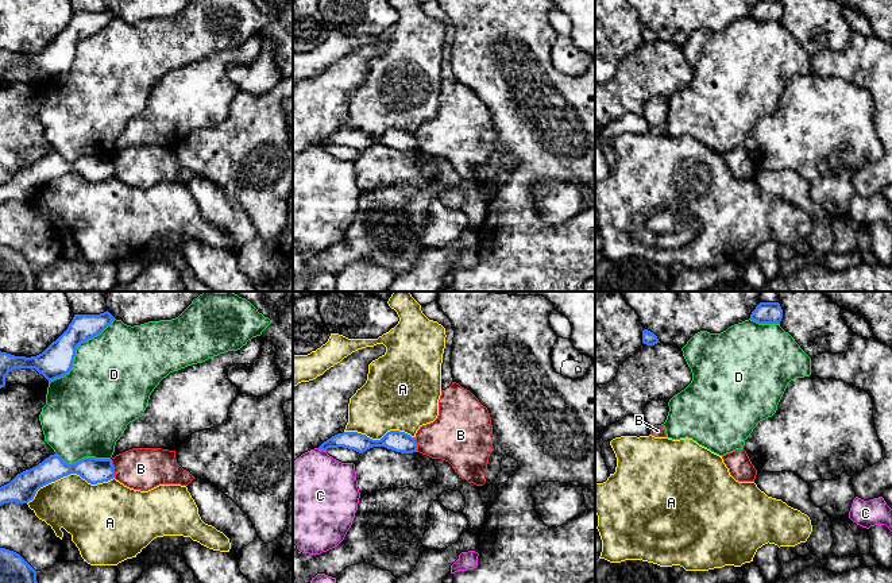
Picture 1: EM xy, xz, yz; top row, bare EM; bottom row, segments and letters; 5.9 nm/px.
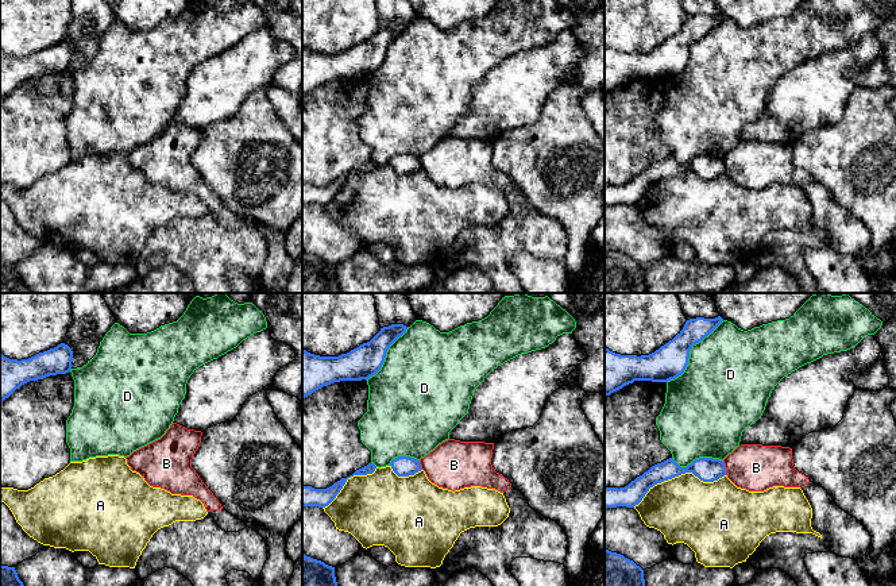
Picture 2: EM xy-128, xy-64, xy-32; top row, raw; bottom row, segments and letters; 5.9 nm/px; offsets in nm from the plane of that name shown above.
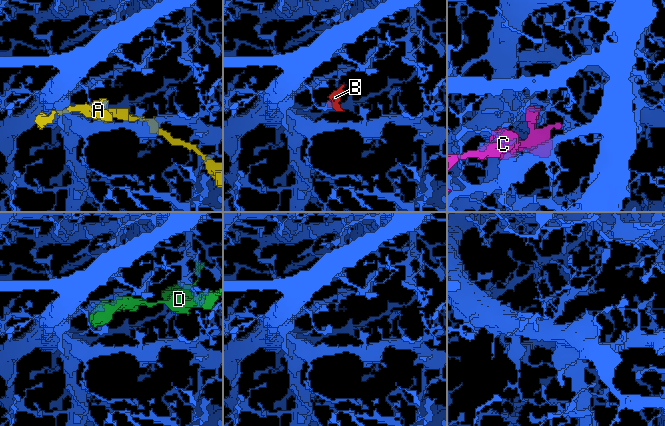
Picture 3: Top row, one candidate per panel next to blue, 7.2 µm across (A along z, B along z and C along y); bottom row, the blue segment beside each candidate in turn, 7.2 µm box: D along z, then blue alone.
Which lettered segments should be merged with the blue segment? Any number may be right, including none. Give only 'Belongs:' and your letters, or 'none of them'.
Belongs: none of them

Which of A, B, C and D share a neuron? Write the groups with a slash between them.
A / B / C / D

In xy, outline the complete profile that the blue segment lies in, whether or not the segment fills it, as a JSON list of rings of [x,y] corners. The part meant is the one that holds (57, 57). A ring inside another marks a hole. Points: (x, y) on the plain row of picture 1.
[[[108,8],[100,12],[74,12],[67,27],[36,54],[15,54],[0,49],[0,86],[5,84],[8,70],[15,66],[35,66],[49,80],[69,72],[77,45],[100,32],[113,18]]]

